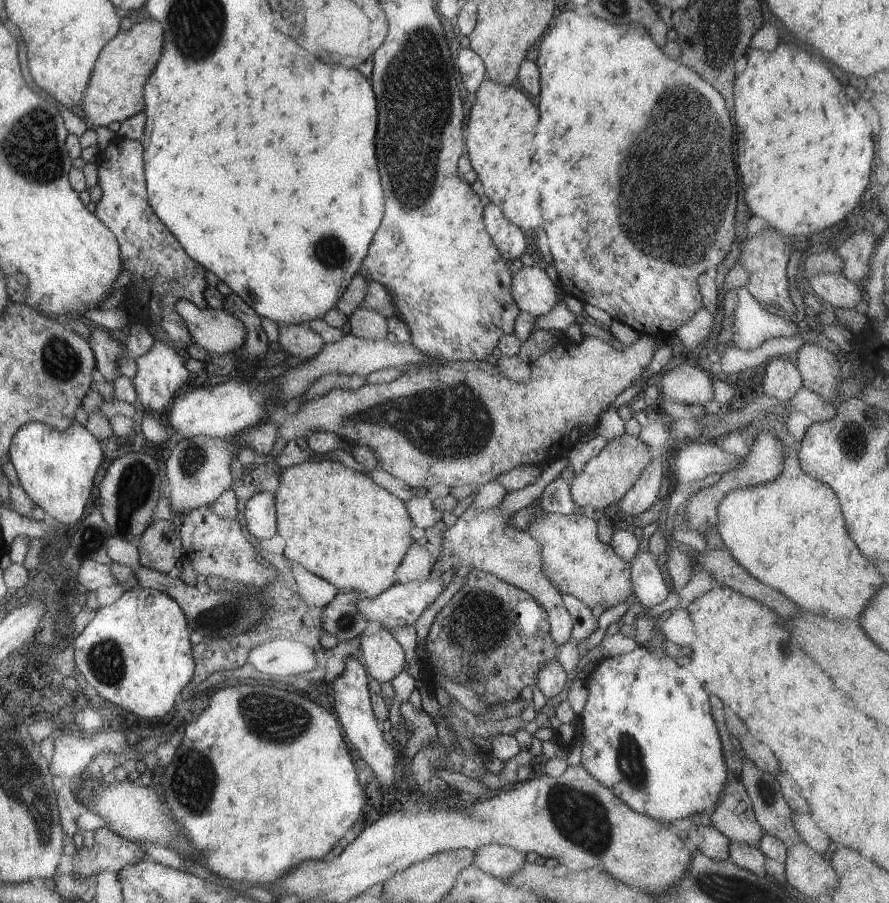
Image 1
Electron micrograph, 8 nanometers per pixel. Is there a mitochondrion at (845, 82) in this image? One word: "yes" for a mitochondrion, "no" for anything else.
no

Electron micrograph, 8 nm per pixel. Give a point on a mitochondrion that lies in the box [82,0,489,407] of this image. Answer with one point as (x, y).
(414, 85)

